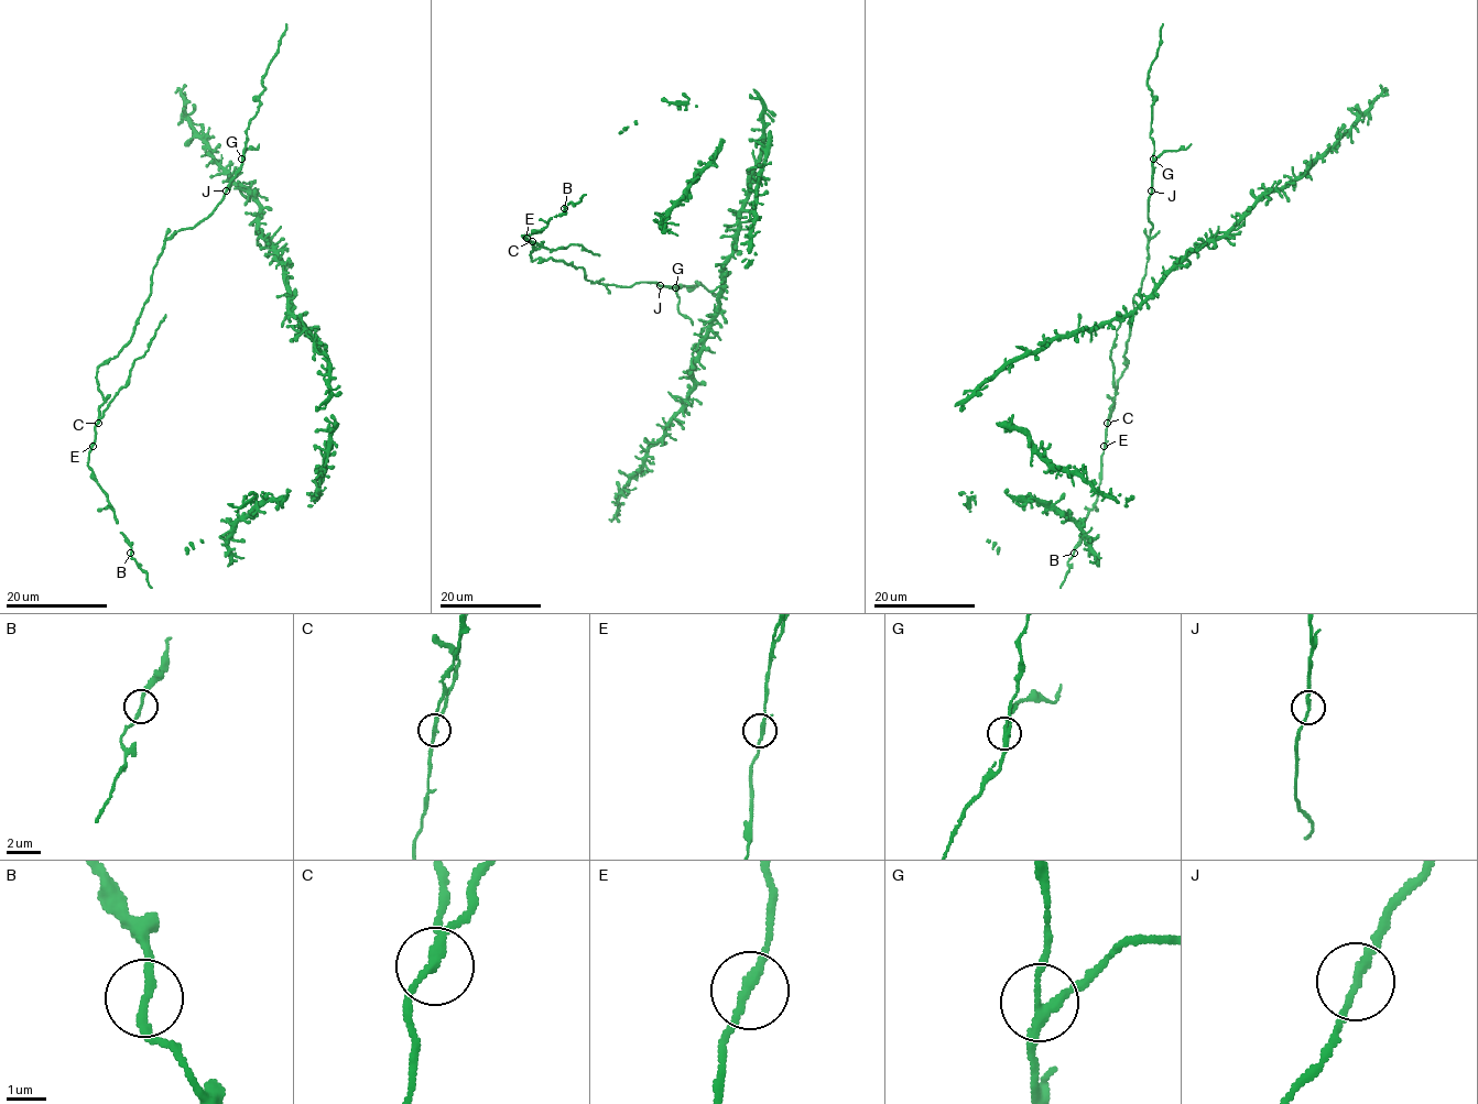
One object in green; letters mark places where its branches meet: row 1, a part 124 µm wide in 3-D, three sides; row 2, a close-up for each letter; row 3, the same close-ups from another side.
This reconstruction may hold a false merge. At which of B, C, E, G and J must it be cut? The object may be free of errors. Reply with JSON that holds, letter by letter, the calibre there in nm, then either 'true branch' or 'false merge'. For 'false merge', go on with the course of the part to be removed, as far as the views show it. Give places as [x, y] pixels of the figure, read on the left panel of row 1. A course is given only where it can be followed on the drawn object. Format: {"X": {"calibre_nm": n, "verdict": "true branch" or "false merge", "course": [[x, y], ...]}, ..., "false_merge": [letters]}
{"B": {"calibre_nm": 190, "verdict": "true branch"}, "C": {"calibre_nm": 170, "verdict": "false merge", "course": [[98, 423], [108, 404], [126, 385], [132, 363], [145, 351], [166, 314]]}, "E": {"calibre_nm": 170, "verdict": "true branch"}, "G": {"calibre_nm": 240, "verdict": "true branch"}, "J": {"calibre_nm": 180, "verdict": "true branch"}, "false_merge": ["C"]}

